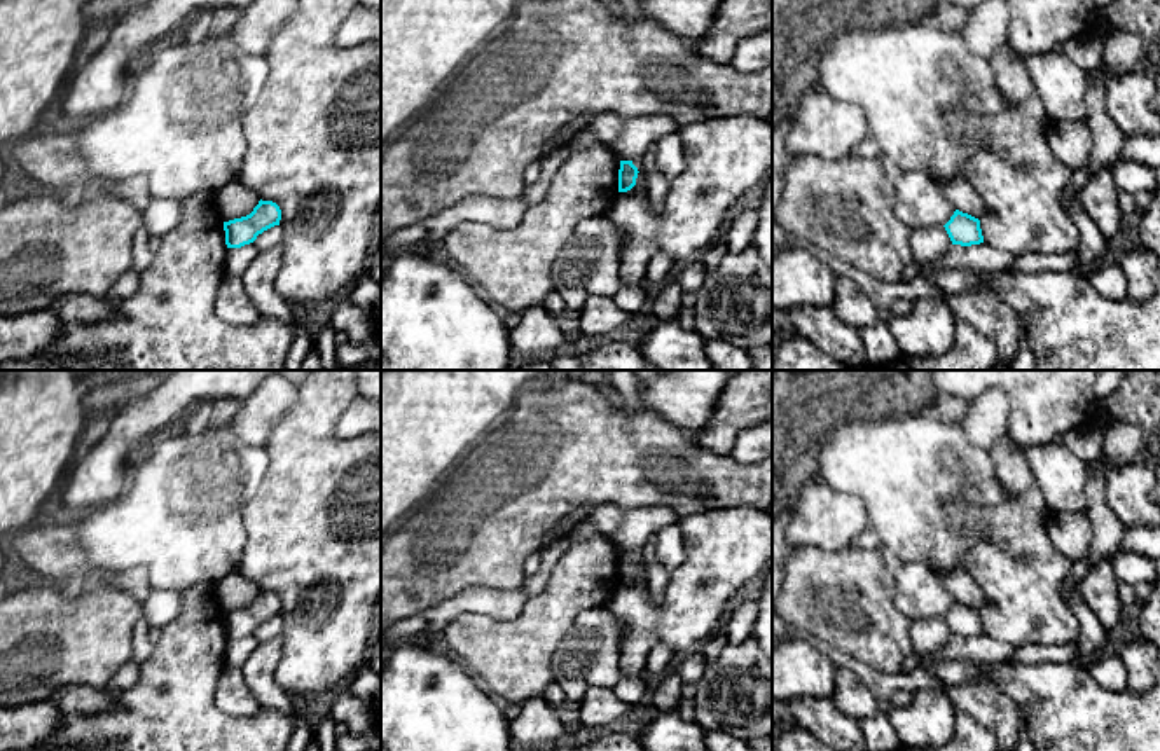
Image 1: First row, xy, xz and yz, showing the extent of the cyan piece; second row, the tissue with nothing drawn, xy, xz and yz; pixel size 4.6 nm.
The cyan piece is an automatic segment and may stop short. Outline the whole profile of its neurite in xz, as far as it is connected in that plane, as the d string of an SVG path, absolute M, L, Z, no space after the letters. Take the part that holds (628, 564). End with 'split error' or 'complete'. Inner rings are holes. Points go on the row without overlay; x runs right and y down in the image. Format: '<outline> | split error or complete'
M620 552L618 561L618 583L627 583L636 576L638 569L638 559L632 555L632 552Z | complete

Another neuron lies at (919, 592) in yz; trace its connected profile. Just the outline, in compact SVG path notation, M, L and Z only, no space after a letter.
M886 545L879 554L894 582L894 606L910 620L943 618L954 606L954 596L945 589L938 571L905 562Z

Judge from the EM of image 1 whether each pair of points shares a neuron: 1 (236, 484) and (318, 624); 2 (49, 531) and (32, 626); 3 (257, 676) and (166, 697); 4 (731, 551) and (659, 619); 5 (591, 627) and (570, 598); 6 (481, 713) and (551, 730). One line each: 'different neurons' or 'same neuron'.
1: different neurons
2: different neurons
3: different neurons
4: same neuron
5: different neurons
6: different neurons

